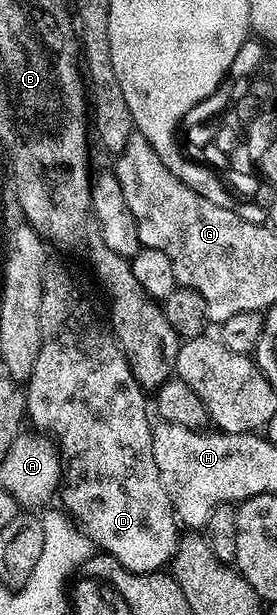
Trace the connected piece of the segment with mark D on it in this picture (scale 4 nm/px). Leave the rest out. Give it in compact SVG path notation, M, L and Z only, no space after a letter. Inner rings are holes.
M49 259L42 274L40 349L26 387L27 415L40 430L52 428L62 457L63 507L82 525L85 535L101 553L115 556L131 572L161 571L176 555L178 521L154 463L153 421L148 421L150 400L124 357L111 331L96 321L76 280L56 261Z

